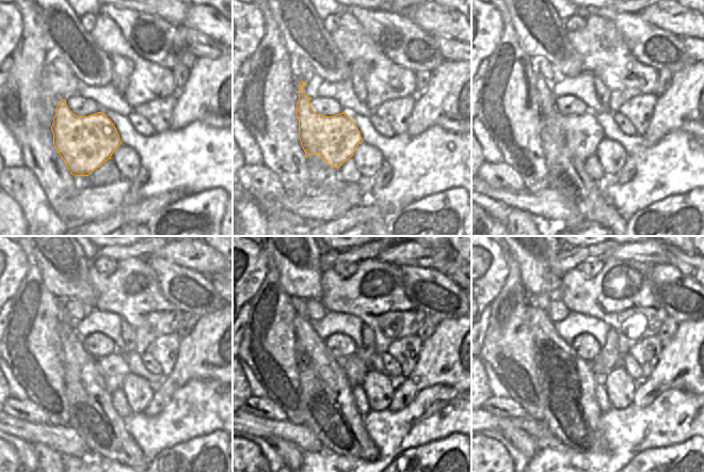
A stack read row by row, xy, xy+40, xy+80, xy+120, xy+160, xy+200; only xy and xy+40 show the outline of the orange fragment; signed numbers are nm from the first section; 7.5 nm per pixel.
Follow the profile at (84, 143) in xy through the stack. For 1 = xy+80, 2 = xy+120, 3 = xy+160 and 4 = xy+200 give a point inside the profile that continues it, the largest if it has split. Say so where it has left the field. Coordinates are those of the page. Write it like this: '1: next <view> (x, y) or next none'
1: next xy+80 (582, 132)
2: next xy+120 (113, 366)
3: next xy+160 (355, 370)
4: next xy+200 (542, 301)

